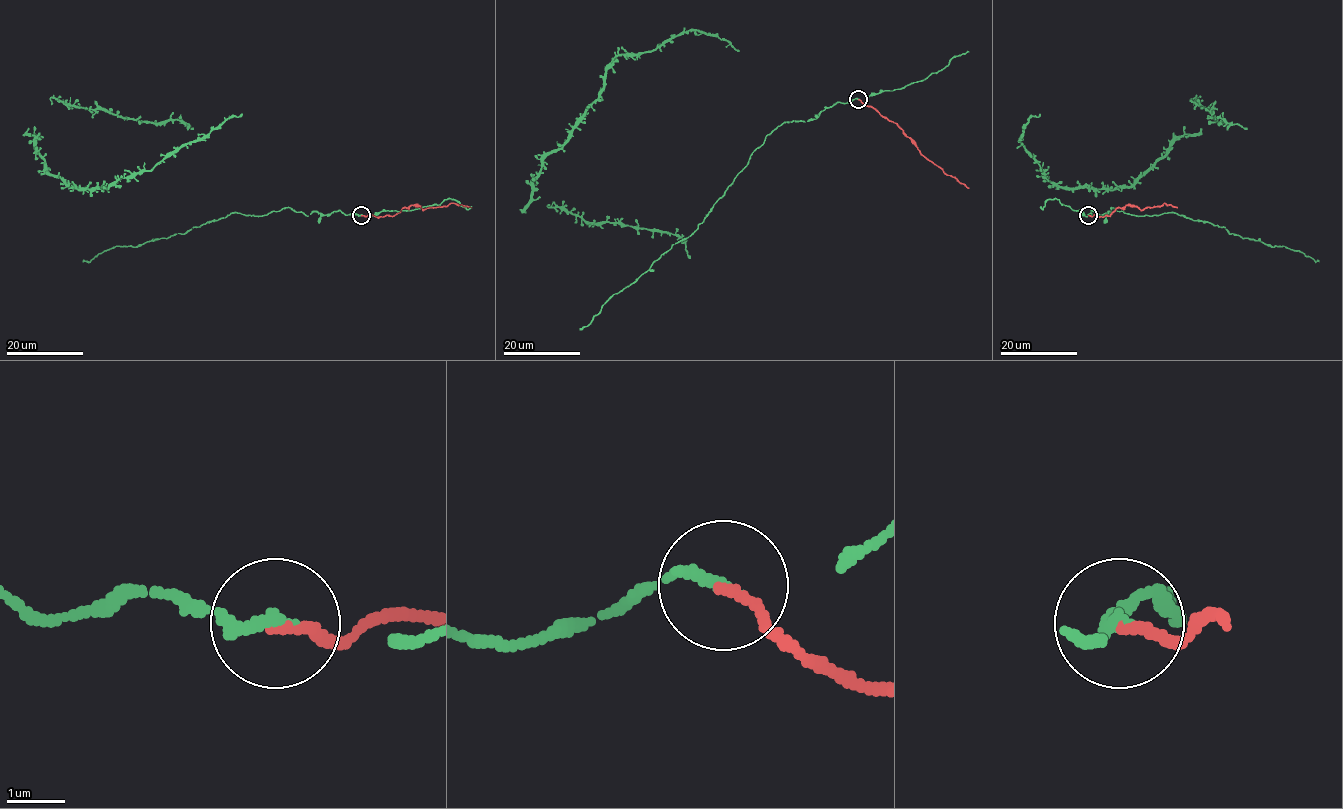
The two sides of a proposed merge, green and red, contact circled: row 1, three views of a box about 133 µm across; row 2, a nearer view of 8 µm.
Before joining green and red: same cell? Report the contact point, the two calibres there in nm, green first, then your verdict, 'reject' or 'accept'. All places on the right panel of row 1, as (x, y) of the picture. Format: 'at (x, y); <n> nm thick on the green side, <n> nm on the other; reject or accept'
at (1088, 215); 220 nm thick on the green side, 180 nm on the other; reject

